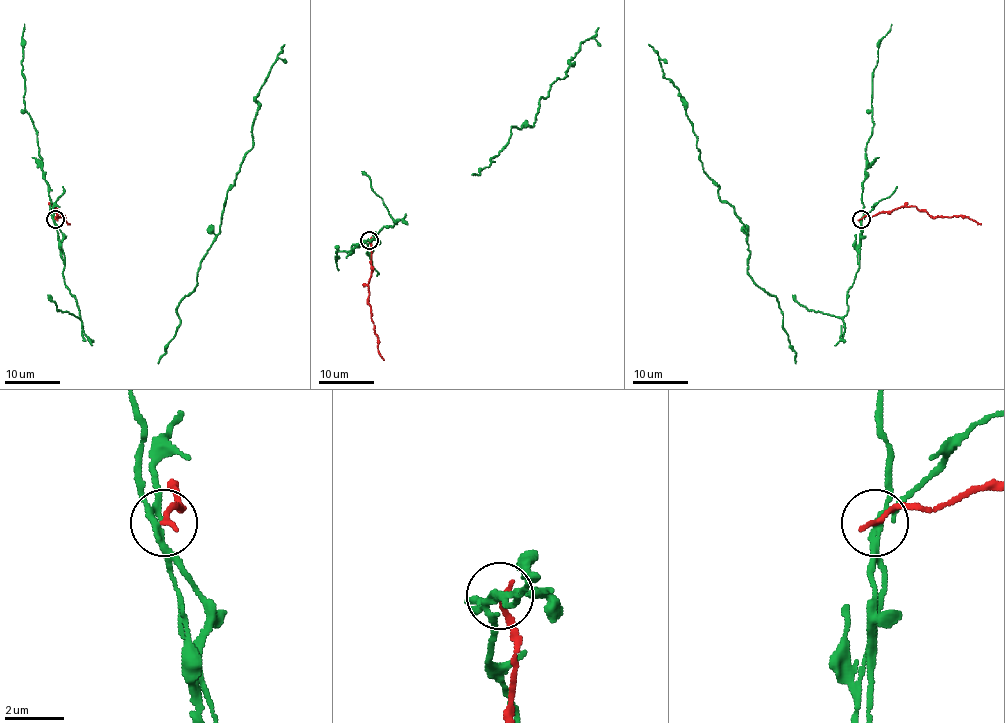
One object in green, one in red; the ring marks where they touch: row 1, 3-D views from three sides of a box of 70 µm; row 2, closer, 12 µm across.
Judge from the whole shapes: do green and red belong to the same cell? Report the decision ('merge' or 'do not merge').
do not merge

